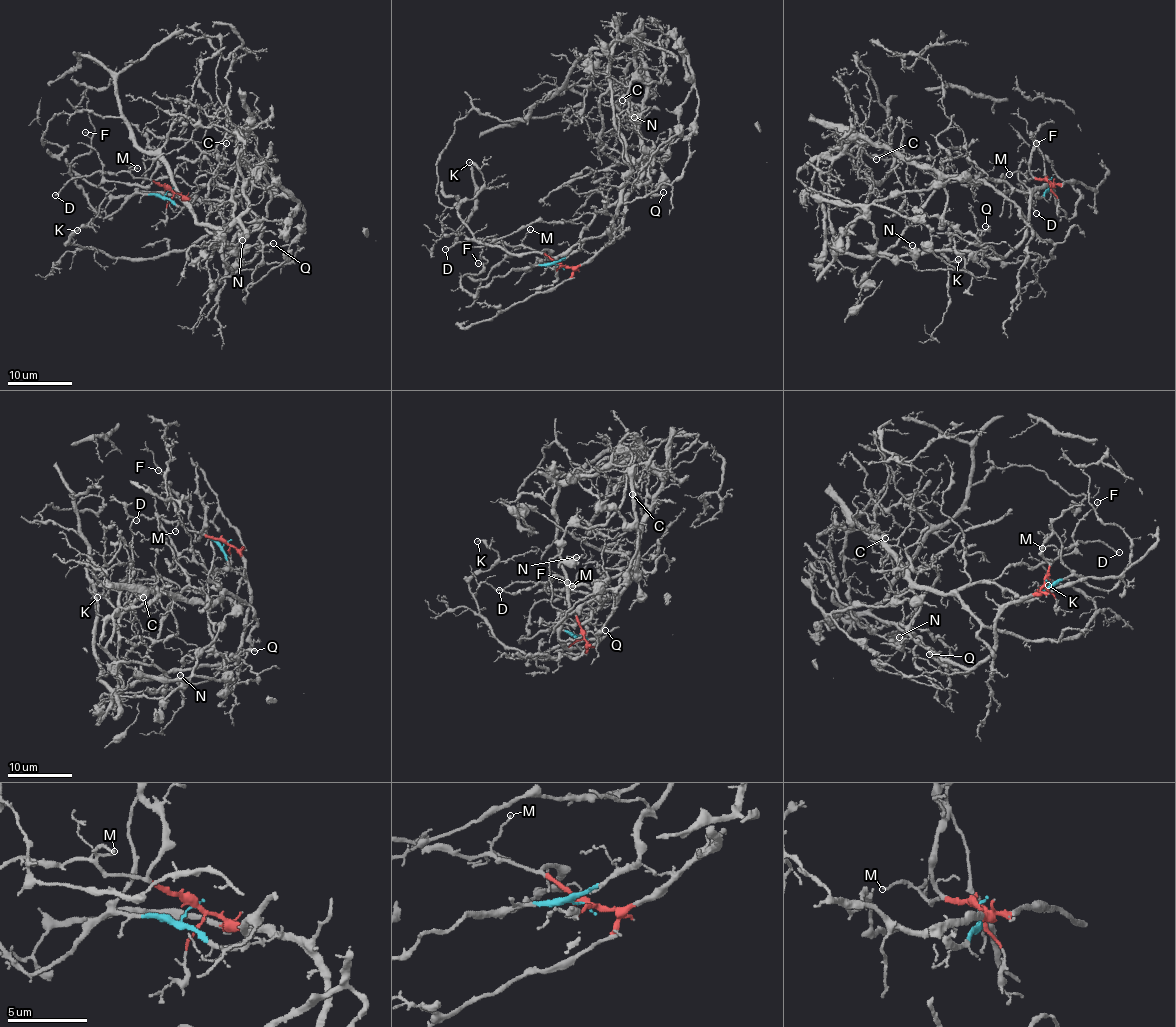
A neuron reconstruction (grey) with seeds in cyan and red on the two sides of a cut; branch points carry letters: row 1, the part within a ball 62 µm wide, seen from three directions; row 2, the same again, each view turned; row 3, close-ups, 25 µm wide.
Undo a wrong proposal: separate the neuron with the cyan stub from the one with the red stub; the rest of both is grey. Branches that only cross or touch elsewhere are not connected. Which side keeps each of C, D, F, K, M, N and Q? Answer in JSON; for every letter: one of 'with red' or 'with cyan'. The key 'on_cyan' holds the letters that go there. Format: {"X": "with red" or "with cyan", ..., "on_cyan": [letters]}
{"C": "with cyan", "D": "with red", "F": "with cyan", "K": "with cyan", "M": "with red", "N": "with red", "Q": "with cyan", "on_cyan": ["C", "F", "K", "Q"]}

